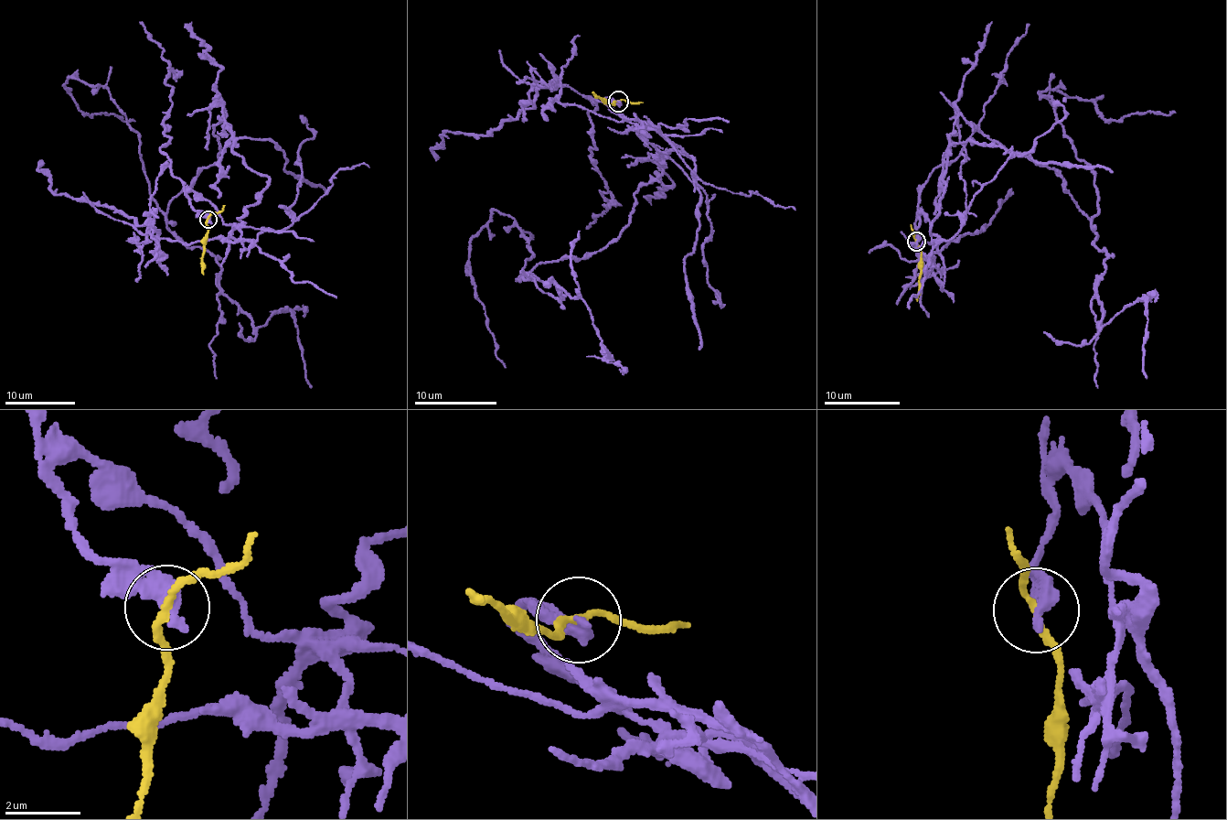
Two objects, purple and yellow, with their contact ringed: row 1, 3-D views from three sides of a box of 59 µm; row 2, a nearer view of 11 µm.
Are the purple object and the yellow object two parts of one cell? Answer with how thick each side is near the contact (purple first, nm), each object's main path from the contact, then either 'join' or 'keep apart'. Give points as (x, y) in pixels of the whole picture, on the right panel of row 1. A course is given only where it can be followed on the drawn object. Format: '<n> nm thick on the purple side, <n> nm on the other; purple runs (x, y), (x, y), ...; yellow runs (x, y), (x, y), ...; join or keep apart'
500 nm thick on the purple side, 180 nm on the other; purple runs (917, 241), (959, 116), (1091, 219), (1092, 170), (1039, 92), (1175, 112); yellow runs (917, 241), (921, 264), (916, 301); keep apart

